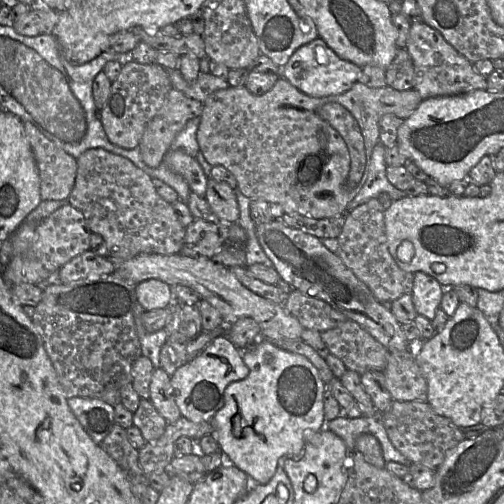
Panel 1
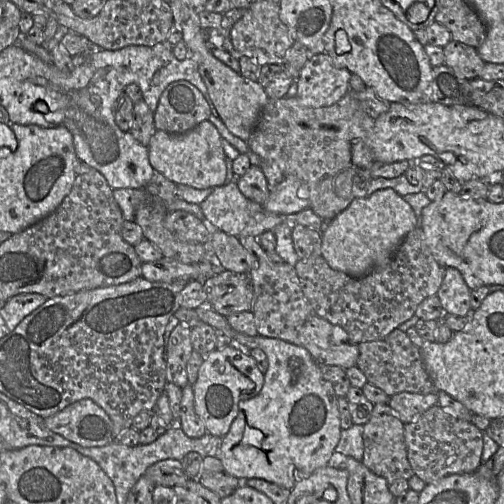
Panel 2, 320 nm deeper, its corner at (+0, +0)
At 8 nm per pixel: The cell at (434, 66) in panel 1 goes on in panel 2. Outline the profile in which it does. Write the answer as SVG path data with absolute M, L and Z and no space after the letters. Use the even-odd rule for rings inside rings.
M451 40L443 47L444 65L452 68L463 78L472 80L479 77L484 61L474 47Z

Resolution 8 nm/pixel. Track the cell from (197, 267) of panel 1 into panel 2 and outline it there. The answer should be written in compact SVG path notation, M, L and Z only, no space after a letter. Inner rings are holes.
M311 315L301 327L301 346L307 349L318 365L356 366L359 348L348 343L348 334L317 315Z

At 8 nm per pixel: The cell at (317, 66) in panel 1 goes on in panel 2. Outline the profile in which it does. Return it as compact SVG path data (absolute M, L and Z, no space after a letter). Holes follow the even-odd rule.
M326 53L311 55L296 80L296 97L306 107L320 108L331 106L350 92L349 81L351 75L347 69L337 67Z

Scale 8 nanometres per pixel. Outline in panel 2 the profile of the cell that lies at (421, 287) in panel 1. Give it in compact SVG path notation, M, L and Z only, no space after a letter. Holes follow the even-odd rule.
M446 268L436 296L448 314L466 316L471 310L471 290L456 268Z

